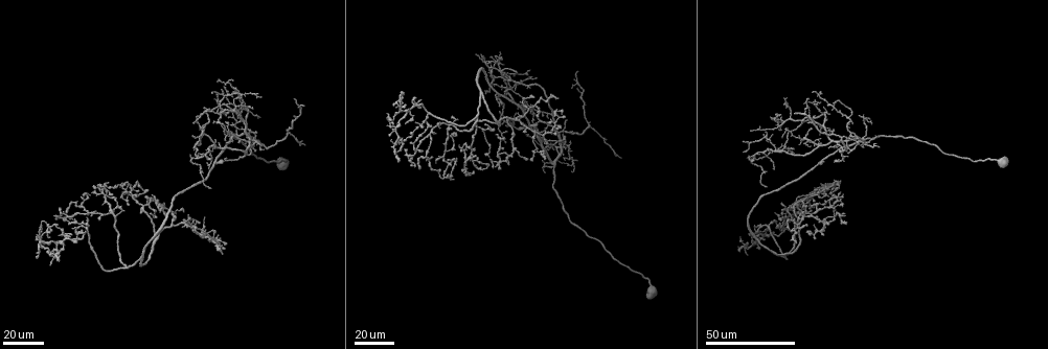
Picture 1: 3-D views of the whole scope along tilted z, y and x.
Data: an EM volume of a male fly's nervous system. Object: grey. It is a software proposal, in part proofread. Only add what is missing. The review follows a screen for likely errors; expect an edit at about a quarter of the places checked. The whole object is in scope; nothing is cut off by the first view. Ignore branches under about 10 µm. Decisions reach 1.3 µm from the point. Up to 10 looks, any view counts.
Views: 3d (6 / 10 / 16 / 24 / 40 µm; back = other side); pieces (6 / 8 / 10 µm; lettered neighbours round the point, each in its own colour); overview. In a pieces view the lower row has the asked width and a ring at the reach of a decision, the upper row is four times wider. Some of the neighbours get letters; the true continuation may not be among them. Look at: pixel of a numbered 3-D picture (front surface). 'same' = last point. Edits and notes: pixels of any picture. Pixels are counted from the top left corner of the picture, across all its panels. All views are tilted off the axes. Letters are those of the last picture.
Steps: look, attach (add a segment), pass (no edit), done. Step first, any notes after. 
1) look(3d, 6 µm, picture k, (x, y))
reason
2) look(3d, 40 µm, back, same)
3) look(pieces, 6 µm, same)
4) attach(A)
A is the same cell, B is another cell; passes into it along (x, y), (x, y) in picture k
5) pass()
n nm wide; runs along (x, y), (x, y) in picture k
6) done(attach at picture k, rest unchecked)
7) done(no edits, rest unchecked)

look(3d, 24 µm, picture 1, (410, 166))
an open end

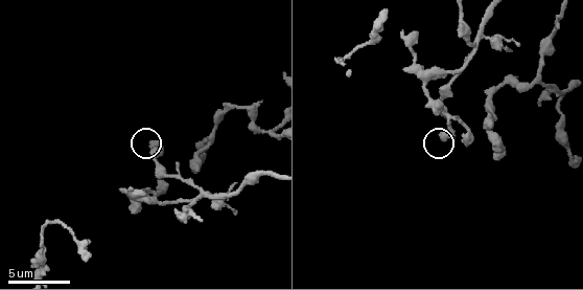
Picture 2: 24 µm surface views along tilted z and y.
look(pieces, 8 µm, picture 2, (444, 138))

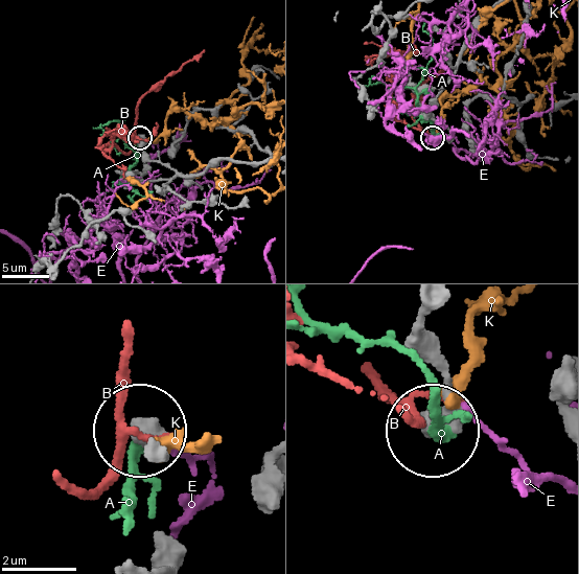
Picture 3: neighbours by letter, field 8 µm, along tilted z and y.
pass()
470 nm wide; A, B, E and K are other cells; no lettered segment goes on from it

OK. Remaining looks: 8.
look(pieces, 6 µm, picture 2, (418, 34))

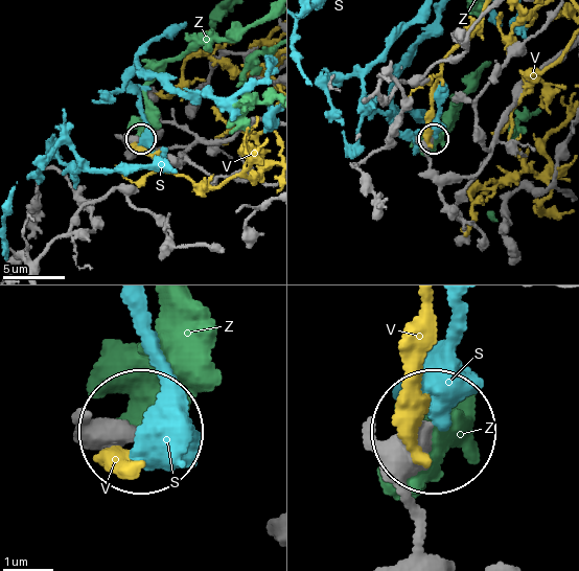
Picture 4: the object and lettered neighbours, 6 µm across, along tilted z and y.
pass()
S, V and Z are other cells; runs along (547, 63), (471, 175), (434, 170), (425, 152), (432, 140) in picture 4; no lettered segment goes on from it

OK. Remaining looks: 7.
look(3d, 40 µm, picture 1, (205, 106))

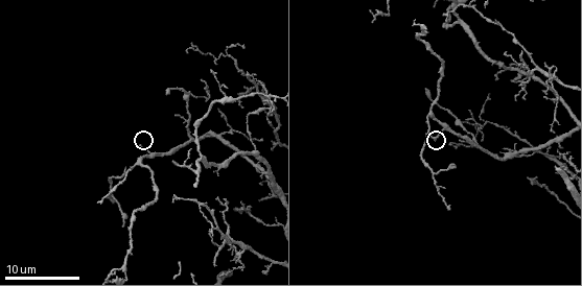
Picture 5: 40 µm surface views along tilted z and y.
look(pieces, 6 µm, picture 5, (138, 145))
see the neighbours

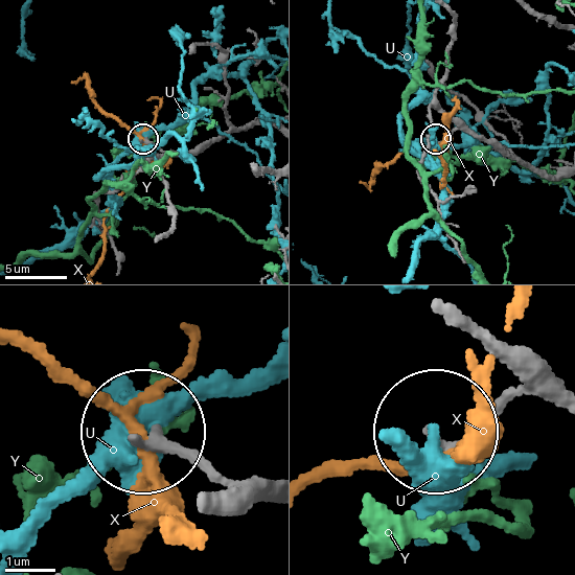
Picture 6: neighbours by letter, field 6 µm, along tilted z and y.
pass()
U, X and Y are other cells; runs along (564, 175), (549, 177), (531, 169), (459, 130), (436, 140) in picture 6; none of them fits

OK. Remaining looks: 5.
look(3d, 24 µm, picture 1, (47, 250))
thick end

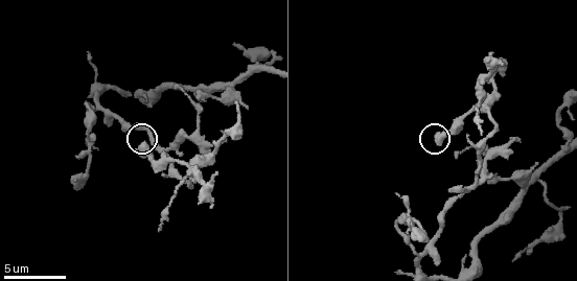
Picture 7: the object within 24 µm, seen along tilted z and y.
look(3d, 10 µm, picture 7, (145, 144))

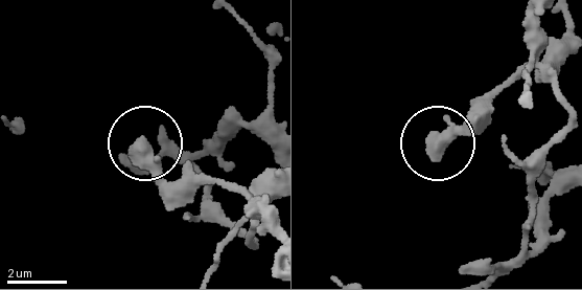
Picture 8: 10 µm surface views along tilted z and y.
look(pieces, 6 µm, picture 8, (139, 141))

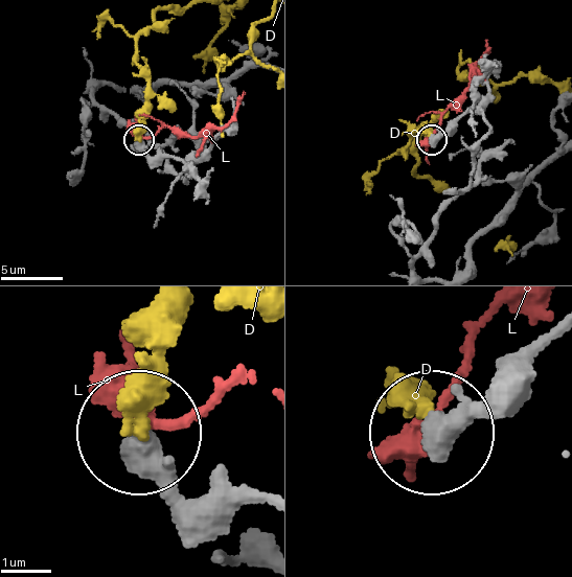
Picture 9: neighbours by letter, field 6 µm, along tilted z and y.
pass()
D and L are other cells; runs along (111, 111), (185, 181), (181, 160), (140, 142) in picture 9; no lettered segment goes on from it

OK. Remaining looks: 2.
look(3d, 24 µm, picture 1, (516, 71))
end of a long branch

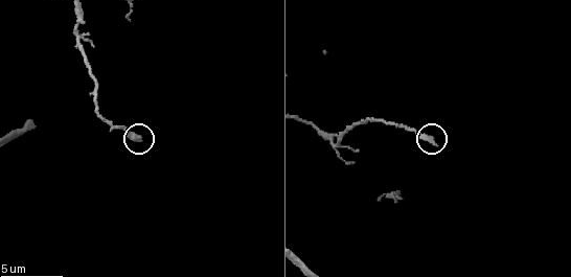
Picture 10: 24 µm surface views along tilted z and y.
look(pieces, 10 µm, picture 10, (434, 144))

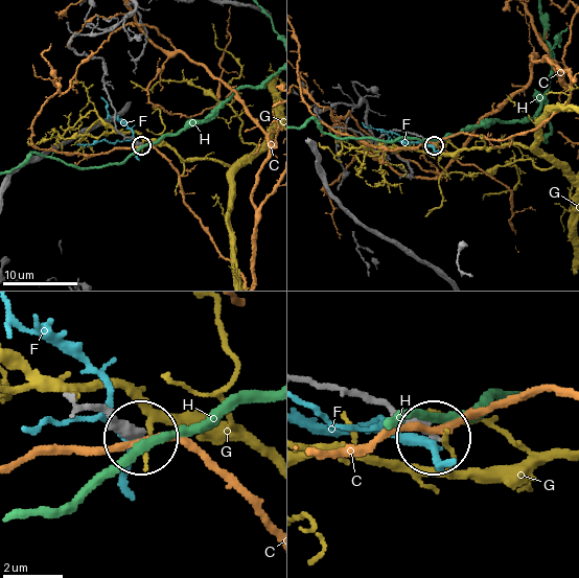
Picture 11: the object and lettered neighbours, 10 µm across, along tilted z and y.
pass()
230 nm wide; C, F, G and H are other cells; runs along (307, 382), (379, 399), (429, 436) in picture 11; no lettered segment goes on from it

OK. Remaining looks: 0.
done(no edits, rest unchecked)

